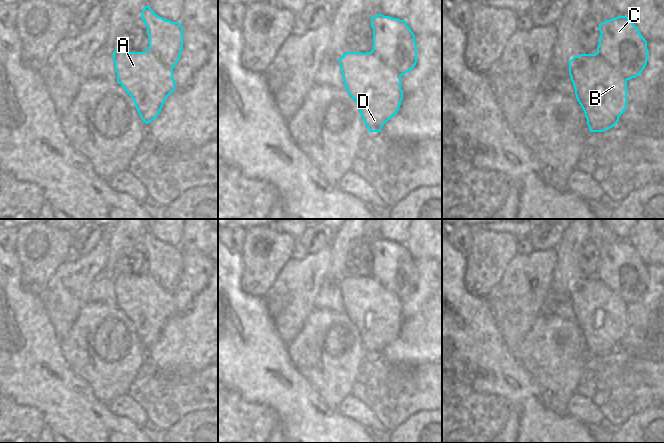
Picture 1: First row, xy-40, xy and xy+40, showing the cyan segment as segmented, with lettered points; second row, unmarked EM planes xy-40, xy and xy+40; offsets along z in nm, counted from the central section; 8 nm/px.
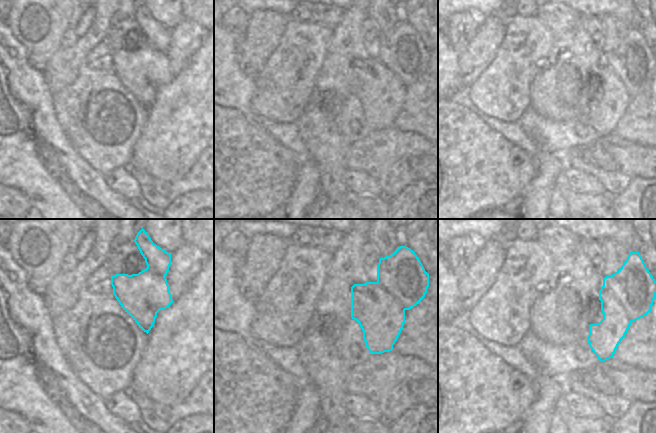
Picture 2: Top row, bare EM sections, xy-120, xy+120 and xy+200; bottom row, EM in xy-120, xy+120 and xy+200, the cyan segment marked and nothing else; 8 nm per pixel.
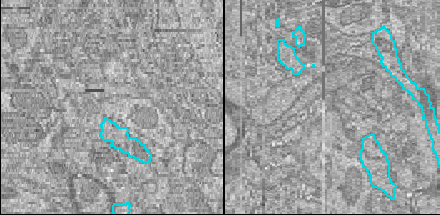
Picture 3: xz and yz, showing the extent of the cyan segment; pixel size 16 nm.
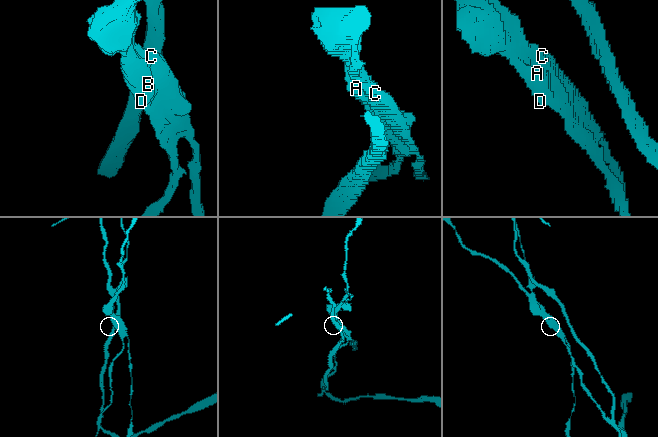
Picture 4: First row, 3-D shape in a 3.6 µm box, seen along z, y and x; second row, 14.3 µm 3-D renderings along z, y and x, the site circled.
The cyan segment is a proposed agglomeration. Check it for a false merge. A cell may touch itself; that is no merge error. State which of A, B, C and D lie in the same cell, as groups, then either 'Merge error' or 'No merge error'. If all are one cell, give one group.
Groups: A B D / C. Merge error.

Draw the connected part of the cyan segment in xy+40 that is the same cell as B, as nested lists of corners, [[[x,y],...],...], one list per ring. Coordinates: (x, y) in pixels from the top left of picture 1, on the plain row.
[[[580,278],[569,285],[569,299],[591,356],[604,356],[615,350],[627,331],[627,304],[603,282]]]

